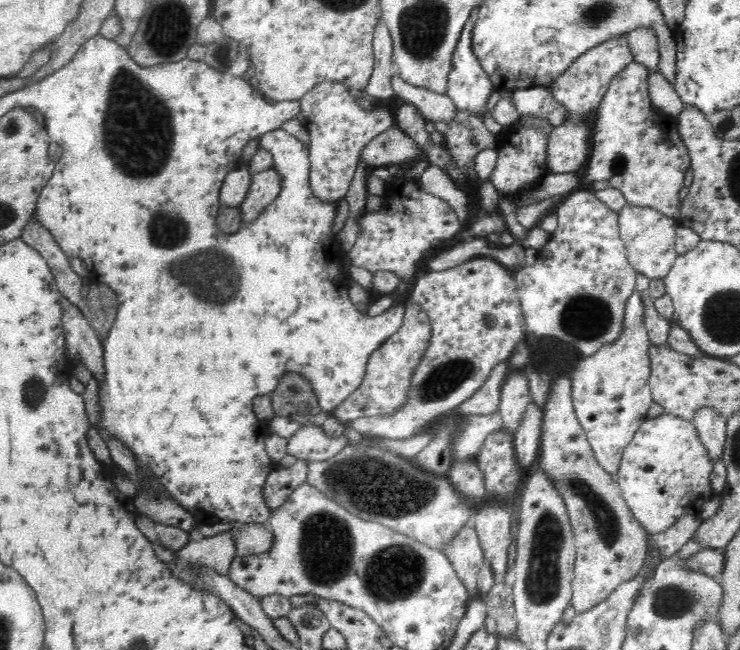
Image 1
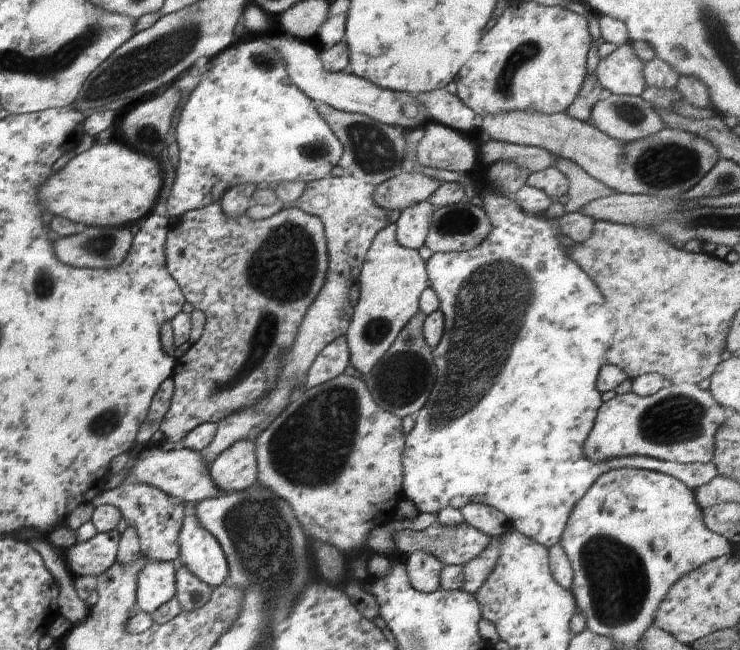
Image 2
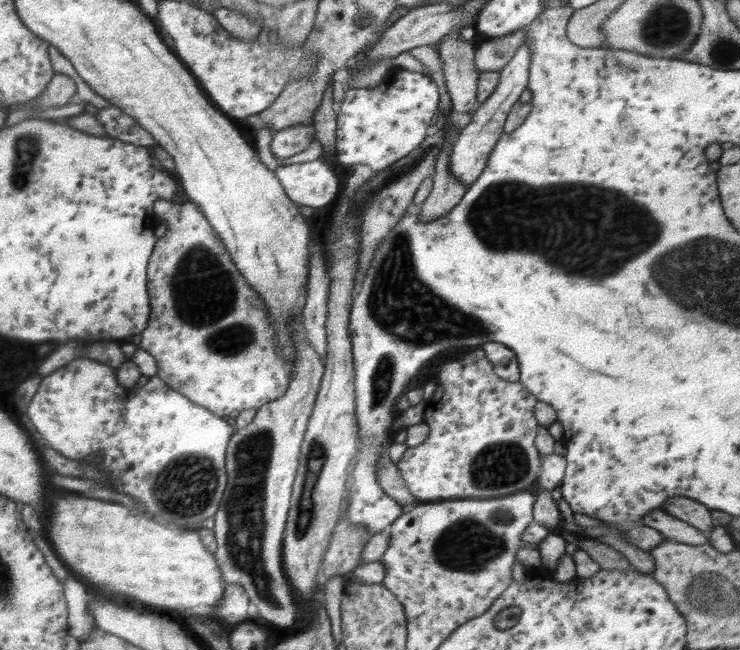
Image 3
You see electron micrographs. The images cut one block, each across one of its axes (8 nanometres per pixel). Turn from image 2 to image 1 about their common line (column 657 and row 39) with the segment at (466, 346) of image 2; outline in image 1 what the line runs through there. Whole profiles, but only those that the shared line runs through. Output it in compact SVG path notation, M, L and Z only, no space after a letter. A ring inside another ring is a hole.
M473 8L469 19L463 26L458 44L456 45L455 51L452 55L451 69L448 75L448 88L445 92L448 98L452 100L452 103L456 106L456 110L470 111L476 115L480 115L486 126L492 132L498 132L500 127L491 117L490 112L487 112L486 104L488 104L488 97L493 93L493 84L489 79L489 76L484 72L484 69L480 66L479 60L476 58L474 51L472 50L473 43L473 28L479 17L479 9Z

